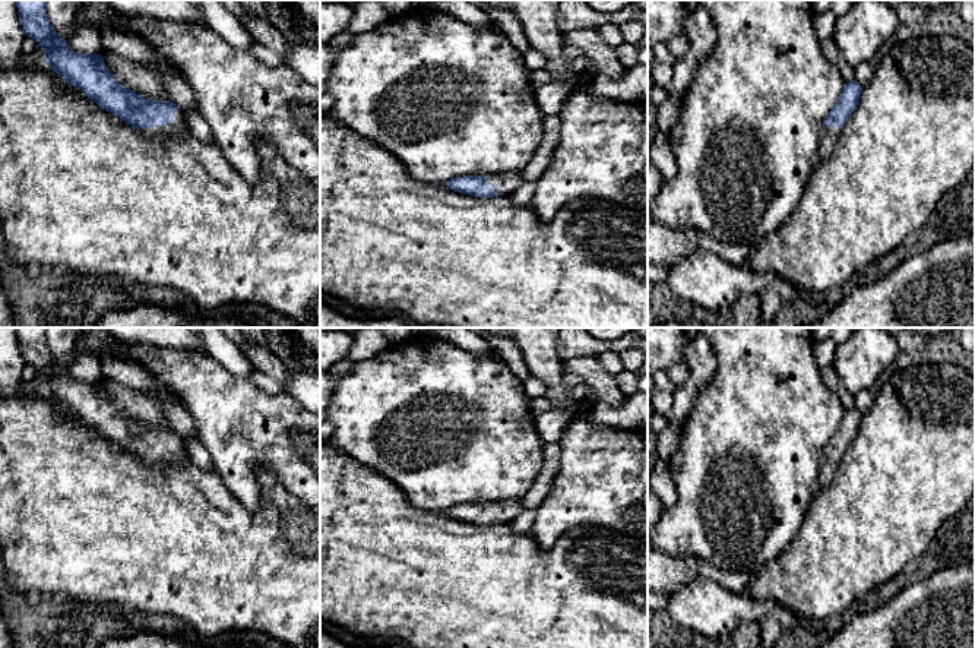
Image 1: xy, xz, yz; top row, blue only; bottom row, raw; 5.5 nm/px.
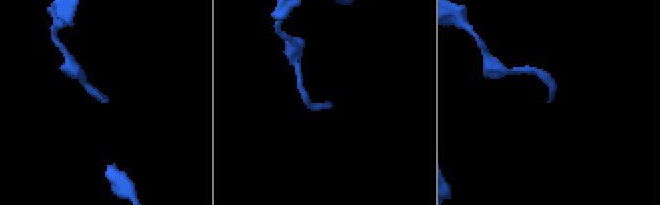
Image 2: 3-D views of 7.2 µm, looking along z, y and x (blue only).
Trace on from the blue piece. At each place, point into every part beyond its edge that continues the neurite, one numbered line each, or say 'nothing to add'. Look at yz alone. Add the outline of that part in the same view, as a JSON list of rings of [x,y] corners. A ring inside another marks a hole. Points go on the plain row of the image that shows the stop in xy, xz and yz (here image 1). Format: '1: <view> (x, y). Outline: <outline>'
1: yz (829, 464). Outline: [[[824,453],[822,456],[816,491],[823,490],[838,475],[841,461],[842,455]]]

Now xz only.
1: xz (506, 511). Outline: [[[520,499],[520,500],[504,500],[504,502],[488,503],[485,506],[485,511],[493,512],[500,524],[510,524],[525,509]]]

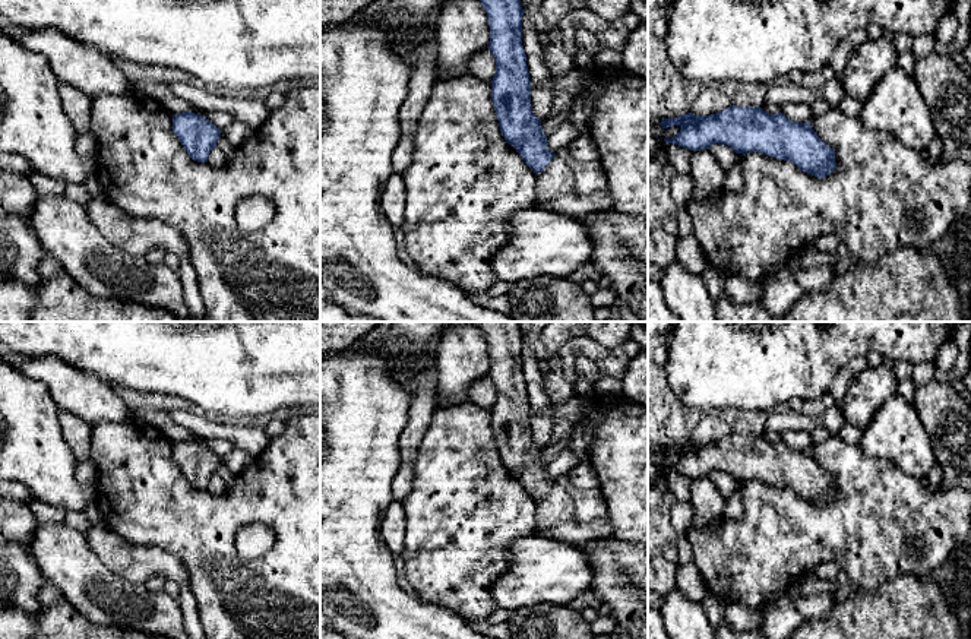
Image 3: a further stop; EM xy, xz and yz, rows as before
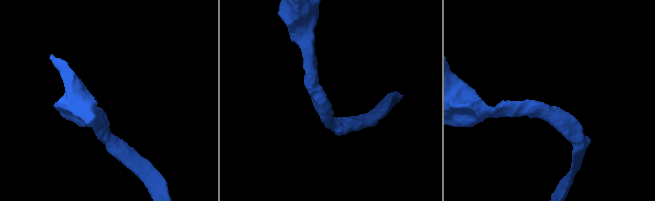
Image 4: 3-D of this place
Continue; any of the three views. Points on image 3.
nothing to add

